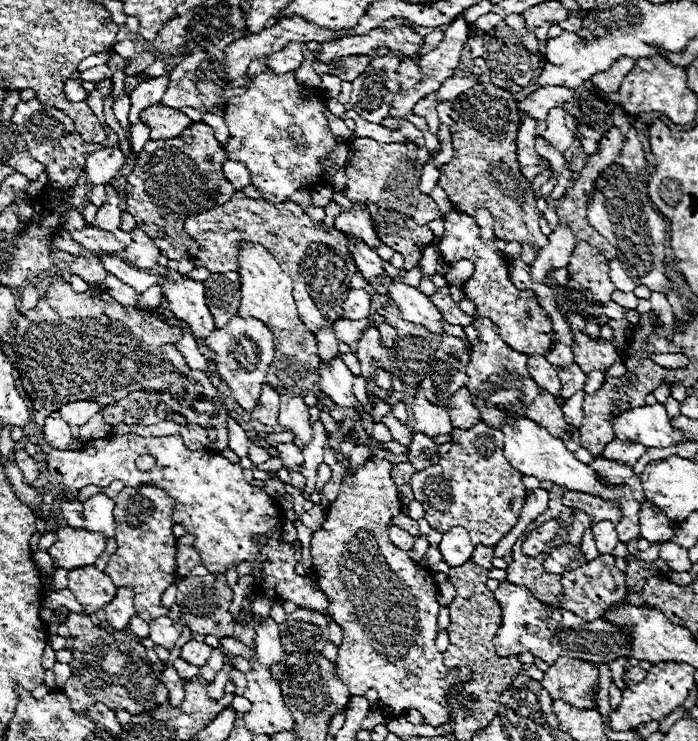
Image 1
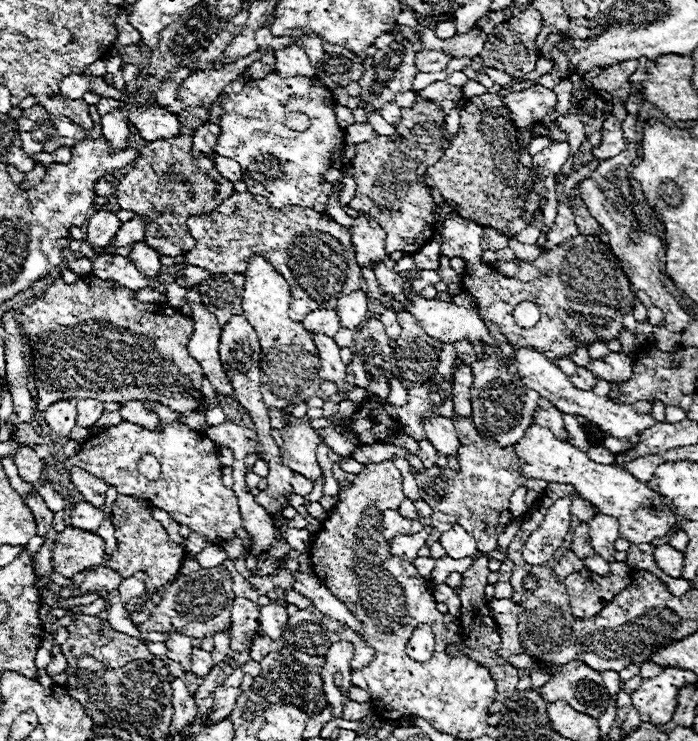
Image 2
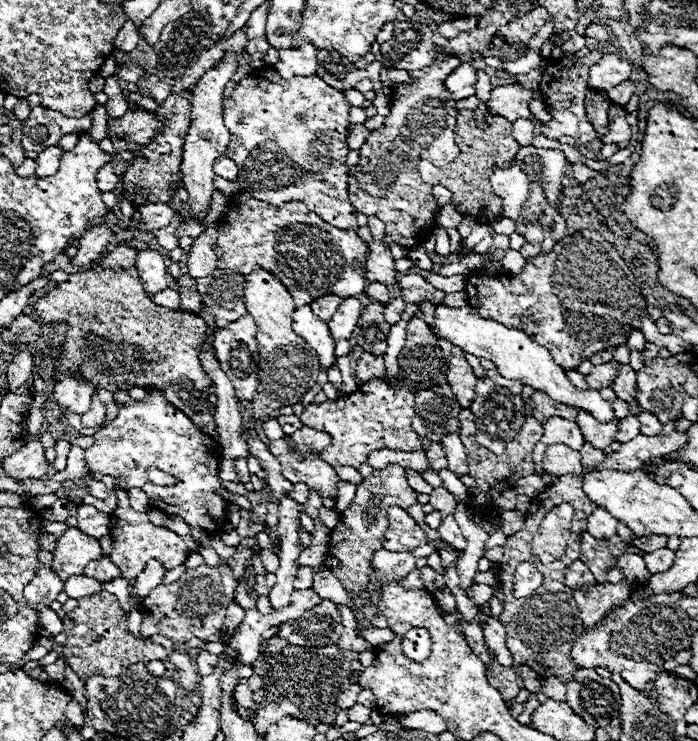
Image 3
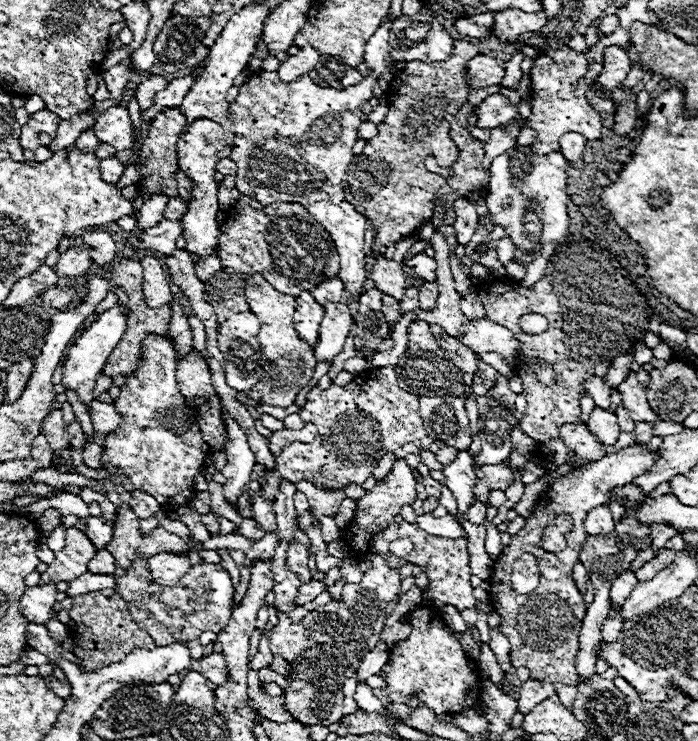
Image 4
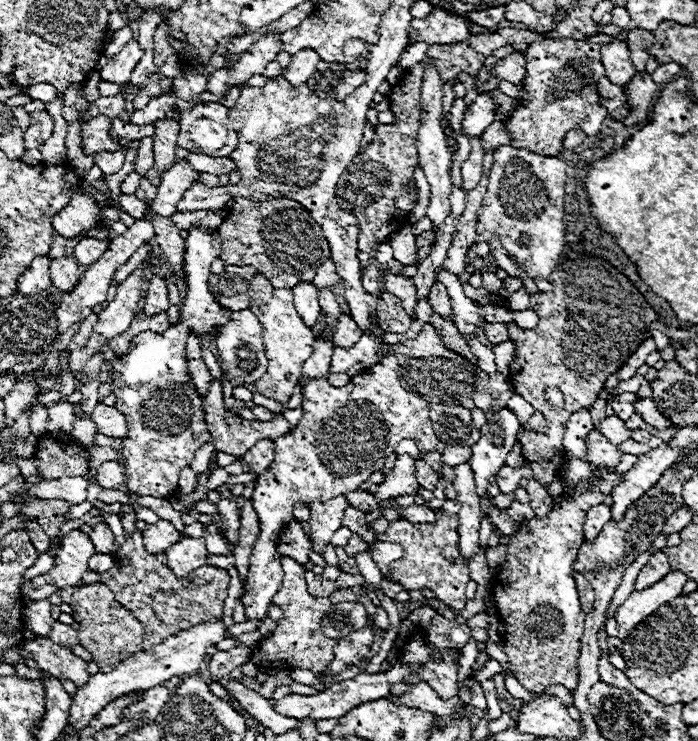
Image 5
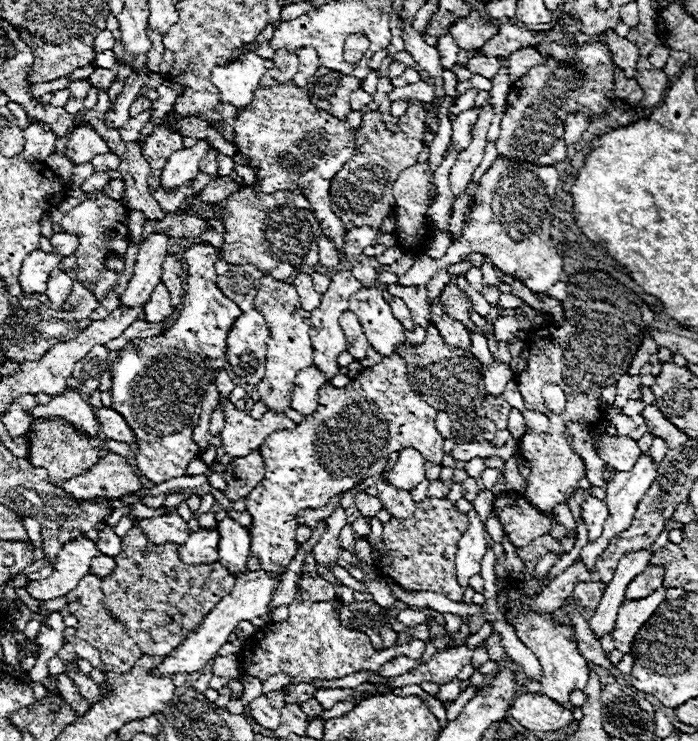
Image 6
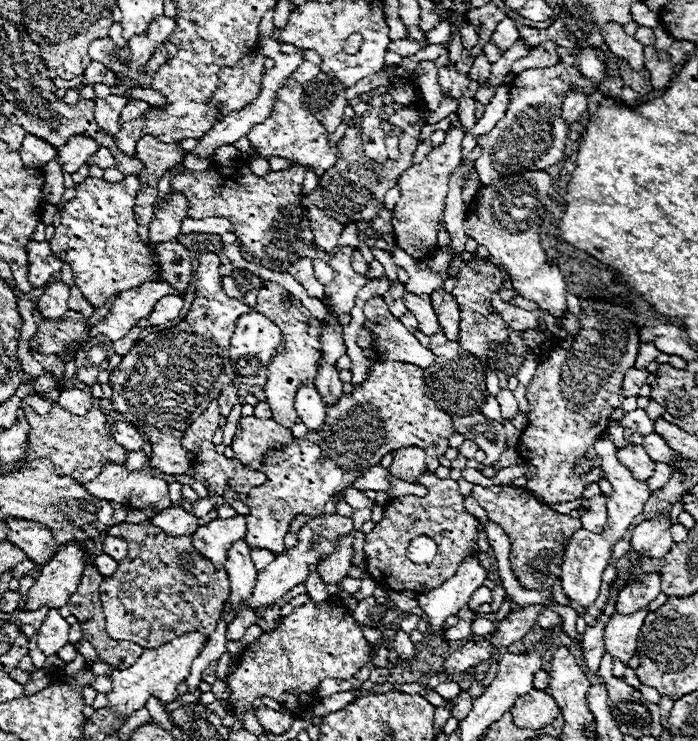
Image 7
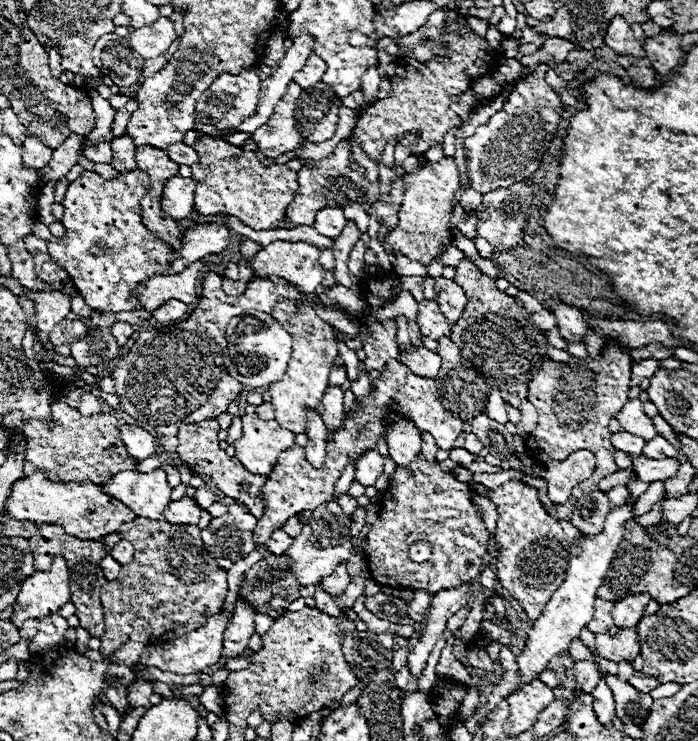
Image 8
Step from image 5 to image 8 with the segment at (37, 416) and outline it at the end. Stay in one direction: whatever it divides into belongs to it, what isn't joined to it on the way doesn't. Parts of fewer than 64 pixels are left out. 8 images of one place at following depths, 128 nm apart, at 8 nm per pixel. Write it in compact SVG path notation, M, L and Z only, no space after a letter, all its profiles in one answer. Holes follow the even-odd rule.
M82 394L82 396L80 396L80 404L78 404L78 412L84 414L84 416L92 416L92 414L102 412L102 408L100 408L100 398L96 398L96 396L92 396L92 394Z

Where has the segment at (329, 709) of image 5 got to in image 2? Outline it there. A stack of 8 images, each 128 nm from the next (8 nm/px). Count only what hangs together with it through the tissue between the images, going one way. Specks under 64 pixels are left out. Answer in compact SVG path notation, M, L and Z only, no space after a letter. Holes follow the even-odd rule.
M220 686L212 692L212 698L214 698L214 706L212 710L208 712L208 716L204 718L206 724L214 724L218 720L224 720L226 716L232 714L232 708L236 706L236 698L238 698L240 688L226 688L226 686Z

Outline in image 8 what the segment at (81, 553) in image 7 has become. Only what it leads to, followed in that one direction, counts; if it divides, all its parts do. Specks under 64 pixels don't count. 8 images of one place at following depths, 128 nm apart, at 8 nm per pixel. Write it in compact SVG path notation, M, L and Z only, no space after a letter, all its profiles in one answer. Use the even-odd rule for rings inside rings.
M56 556L48 570L36 570L22 582L10 622L16 628L22 628L28 618L56 614L66 602L70 602L70 596L70 570L66 558Z

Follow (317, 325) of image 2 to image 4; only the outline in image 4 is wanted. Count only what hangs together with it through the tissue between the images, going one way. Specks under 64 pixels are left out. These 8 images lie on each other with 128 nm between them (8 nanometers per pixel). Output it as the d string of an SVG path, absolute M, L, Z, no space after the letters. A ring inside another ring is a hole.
M334 278L334 280L326 280L324 284L320 284L314 292L312 292L314 300L318 300L320 306L328 304L328 302L342 302L344 298L344 284L342 280Z

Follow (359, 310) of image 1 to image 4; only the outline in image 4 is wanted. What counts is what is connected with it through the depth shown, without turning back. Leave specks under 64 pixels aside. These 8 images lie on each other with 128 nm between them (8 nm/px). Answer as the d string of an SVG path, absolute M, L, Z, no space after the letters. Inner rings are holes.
M326 304L324 320L320 324L320 342L318 348L314 348L314 356L318 362L332 360L342 352L342 346L350 336L352 324L354 318L346 304Z

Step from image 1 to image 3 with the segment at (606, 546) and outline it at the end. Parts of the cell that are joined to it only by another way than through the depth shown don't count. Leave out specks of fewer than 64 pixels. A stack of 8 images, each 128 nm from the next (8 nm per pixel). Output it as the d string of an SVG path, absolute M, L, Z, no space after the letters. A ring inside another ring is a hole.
M596 508L588 516L588 530L586 532L592 534L596 540L610 540L616 534L616 528L618 528L618 520L602 508ZM624 554L619 557L617 567L633 584L639 584L650 578L643 557L636 554Z

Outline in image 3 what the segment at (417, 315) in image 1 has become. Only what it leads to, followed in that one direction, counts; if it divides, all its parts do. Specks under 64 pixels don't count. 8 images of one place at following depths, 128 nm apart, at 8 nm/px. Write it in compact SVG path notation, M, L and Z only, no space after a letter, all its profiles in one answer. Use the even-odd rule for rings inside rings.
M436 304L436 308L434 308L434 334L452 342L454 346L460 346L464 352L470 352L478 358L492 360L496 364L498 372L508 380L518 380L526 386L532 386L534 390L548 394L552 400L560 402L560 404L566 404L566 406L572 406L578 410L586 410L600 422L618 420L614 410L612 410L612 404L608 400L604 400L598 390L594 390L594 388L580 390L580 388L572 386L570 380L566 378L566 372L552 360L550 352L544 346L530 340L530 336L526 336L522 330L508 330L506 326L502 326L494 320L484 320L470 306L450 308L444 304Z

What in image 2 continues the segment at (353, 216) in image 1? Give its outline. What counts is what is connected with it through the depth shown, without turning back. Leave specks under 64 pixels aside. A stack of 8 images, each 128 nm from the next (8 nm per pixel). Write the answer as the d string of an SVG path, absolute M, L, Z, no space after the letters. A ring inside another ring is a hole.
M360 212L358 218L352 220L350 236L356 250L356 260L362 268L372 266L372 262L382 262L386 258L384 250L386 232L370 214Z

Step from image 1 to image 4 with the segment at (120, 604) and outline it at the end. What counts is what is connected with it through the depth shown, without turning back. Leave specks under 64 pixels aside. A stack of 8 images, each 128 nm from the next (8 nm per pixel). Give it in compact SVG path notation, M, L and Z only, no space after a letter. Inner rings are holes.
M162 552L158 556L148 558L148 570L150 570L150 582L174 586L180 582L180 578L188 572L190 562L188 556L174 556L168 552Z

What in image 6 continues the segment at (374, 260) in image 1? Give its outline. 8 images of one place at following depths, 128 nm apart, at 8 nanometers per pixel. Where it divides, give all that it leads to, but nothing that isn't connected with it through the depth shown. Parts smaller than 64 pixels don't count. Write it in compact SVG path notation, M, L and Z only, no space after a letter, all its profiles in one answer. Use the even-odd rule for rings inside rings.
M448 284L442 290L439 300L448 316L454 316L454 320L460 320L468 328L472 328L472 322L470 322L470 316L468 316L470 300L464 294L464 290L460 290L454 284Z

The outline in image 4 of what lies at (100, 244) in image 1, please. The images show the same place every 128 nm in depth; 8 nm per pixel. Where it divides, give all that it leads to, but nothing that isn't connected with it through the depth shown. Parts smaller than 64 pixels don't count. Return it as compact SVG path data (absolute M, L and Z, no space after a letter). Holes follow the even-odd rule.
M180 196L178 198L170 198L166 208L164 208L164 214L162 218L164 220L178 220L184 216L184 212L188 210L188 200L182 200Z

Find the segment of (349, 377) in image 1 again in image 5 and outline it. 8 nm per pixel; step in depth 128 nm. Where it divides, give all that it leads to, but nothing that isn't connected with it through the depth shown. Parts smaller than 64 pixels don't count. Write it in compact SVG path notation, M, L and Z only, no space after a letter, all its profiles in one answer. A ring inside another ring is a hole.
M302 282L302 284L296 284L292 288L292 292L294 292L294 304L296 304L296 310L298 310L298 316L304 320L304 324L308 328L312 328L318 322L318 316L320 316L318 290L314 288L314 284Z

